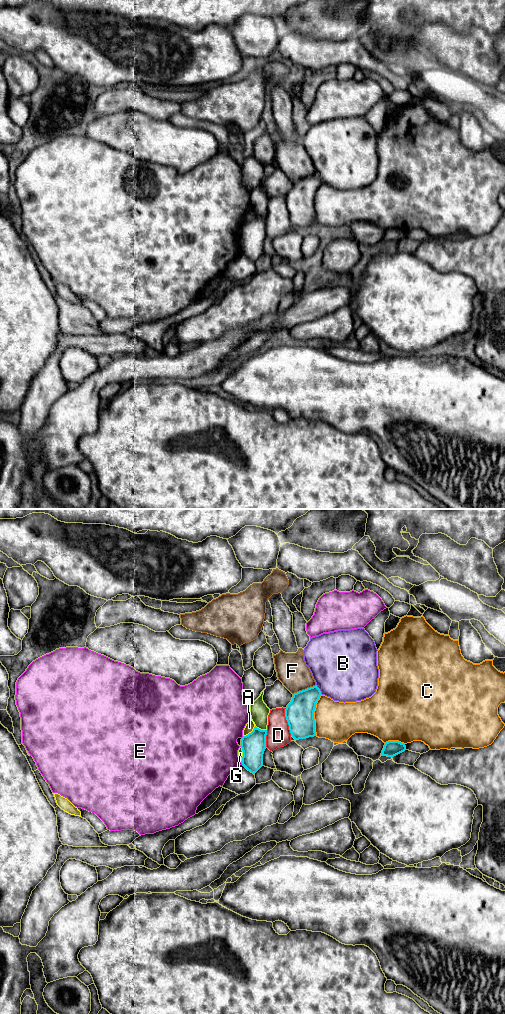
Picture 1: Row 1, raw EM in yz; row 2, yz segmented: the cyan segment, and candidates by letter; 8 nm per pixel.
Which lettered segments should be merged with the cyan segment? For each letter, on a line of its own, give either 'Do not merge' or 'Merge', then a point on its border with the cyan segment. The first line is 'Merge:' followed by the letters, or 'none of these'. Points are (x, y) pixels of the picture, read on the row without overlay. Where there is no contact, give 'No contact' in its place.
Merge: none of these
A: Do not merge. Touches cyan at yz (249, 221)
B: Do not merge. Touches cyan at yz (319, 177)
C: Do not merge. Touches cyan at yz (313, 203)
D: Do not merge. Touches cyan at yz (287, 209)
E: Do not merge. Touches cyan at yz (241, 250)
F: Do not merge. Touches cyan at yz (305, 177)
G: Do not merge. Touches cyan at yz (260, 217)

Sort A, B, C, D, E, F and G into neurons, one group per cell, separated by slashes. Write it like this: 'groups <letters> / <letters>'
groups A / B / C / D / E / F / G

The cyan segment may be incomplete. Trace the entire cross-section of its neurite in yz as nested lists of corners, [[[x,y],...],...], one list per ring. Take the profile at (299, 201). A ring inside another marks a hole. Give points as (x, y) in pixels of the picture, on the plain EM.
[[[317,173],[293,182],[285,197],[285,205],[295,228],[316,224],[314,199],[321,183]]]

